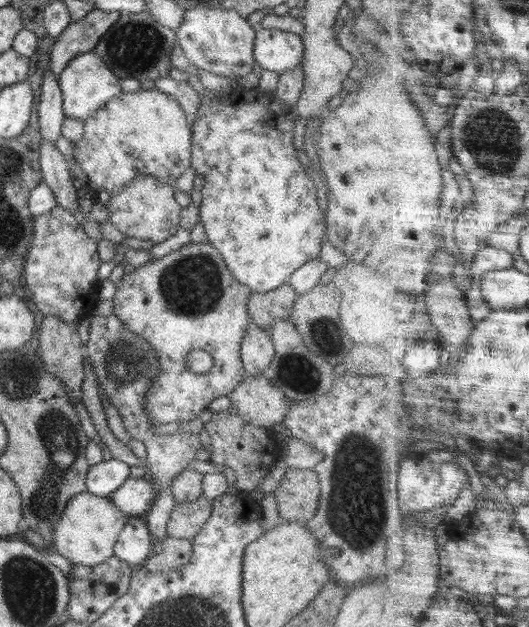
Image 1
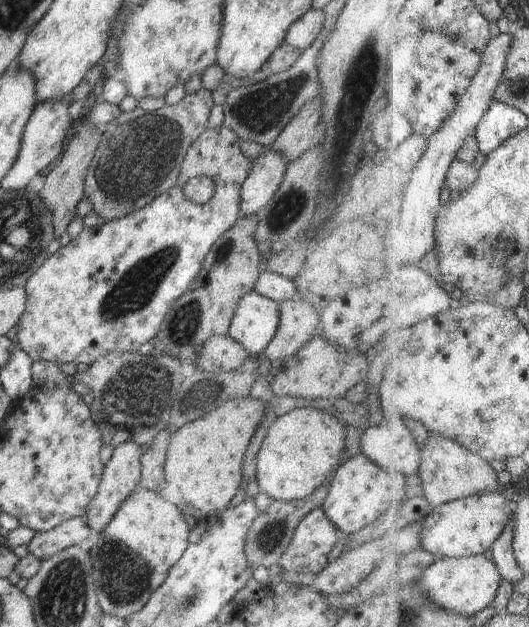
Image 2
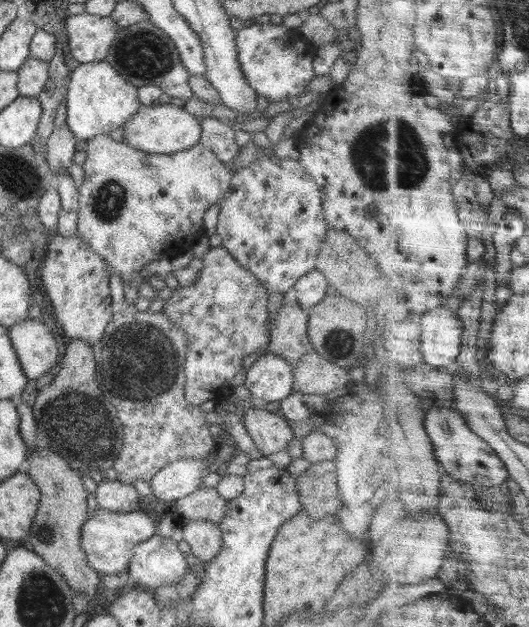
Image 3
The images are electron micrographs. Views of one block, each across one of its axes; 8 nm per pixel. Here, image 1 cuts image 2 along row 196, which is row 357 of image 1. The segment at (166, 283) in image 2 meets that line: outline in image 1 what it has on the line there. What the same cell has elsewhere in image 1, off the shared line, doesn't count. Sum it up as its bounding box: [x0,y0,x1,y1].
[113,243,252,428]

